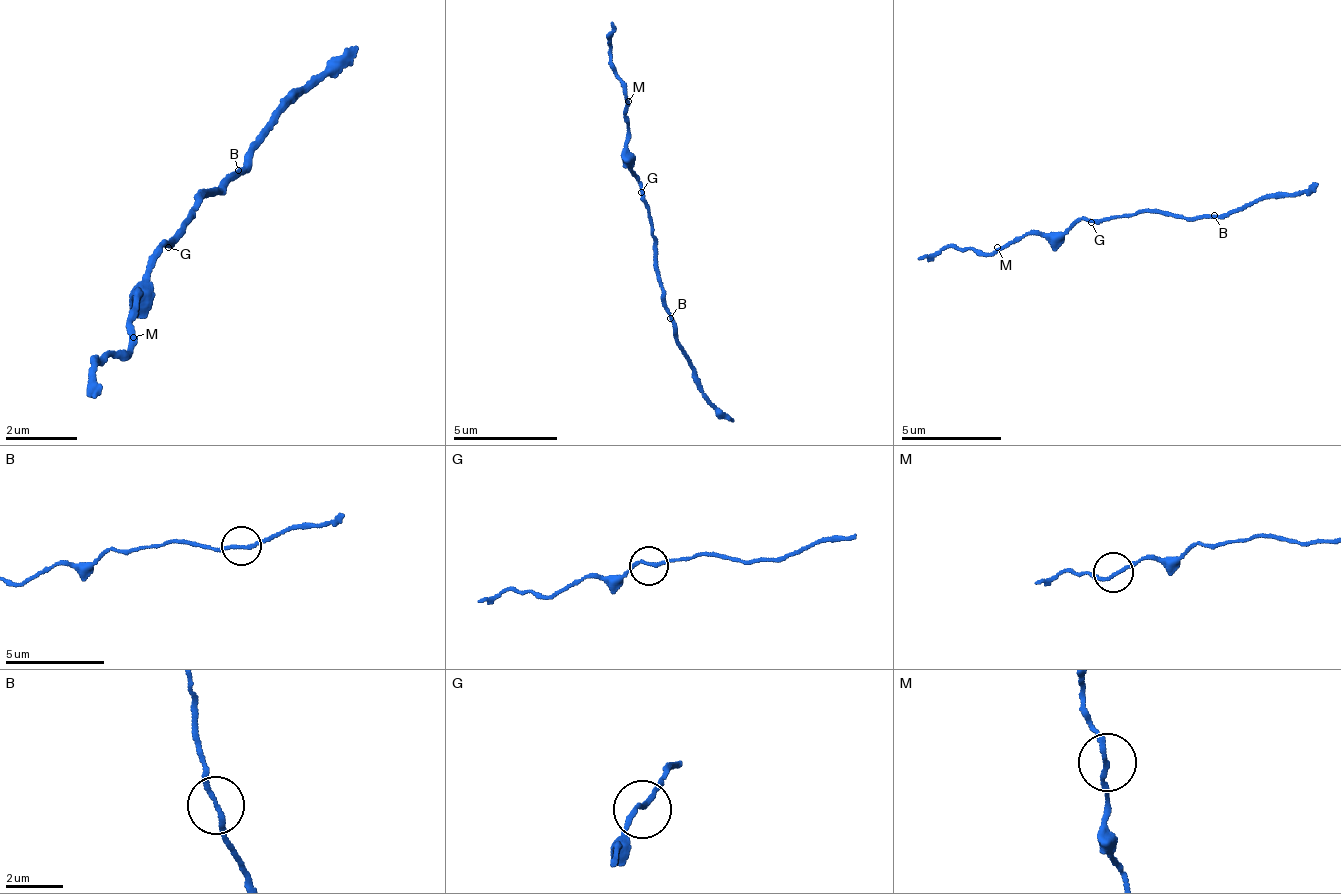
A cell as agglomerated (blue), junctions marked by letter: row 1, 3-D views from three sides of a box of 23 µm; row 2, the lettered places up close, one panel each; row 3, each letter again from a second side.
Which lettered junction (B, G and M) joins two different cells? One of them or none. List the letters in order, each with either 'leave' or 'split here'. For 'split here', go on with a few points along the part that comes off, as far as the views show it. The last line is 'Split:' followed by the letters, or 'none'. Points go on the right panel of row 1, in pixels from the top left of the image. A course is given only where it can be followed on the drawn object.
B: leave
G: leave
M: leave
Split: none

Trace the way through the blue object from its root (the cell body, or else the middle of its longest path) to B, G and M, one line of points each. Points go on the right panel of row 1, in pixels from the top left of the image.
B: (1124, 216), (1134, 216), (1139, 212), (1184, 213), (1188, 219), (1203, 220), (1212, 216)
G: (1124, 216), (1091, 222)
M: (1124, 216), (1114, 215), (1110, 219), (1081, 217), (1062, 234), (1022, 233), (1002, 248), (997, 247)

